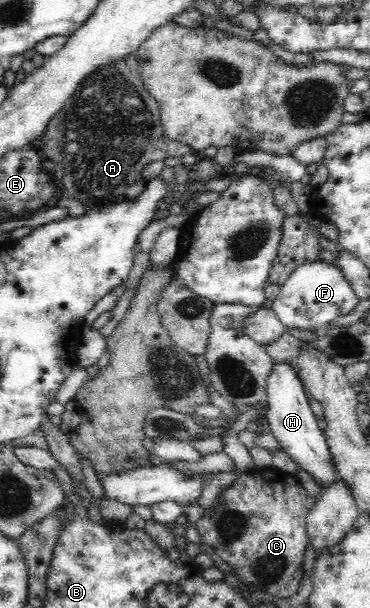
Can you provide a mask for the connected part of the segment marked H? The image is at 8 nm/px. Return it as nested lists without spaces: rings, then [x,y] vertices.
[[[274,361],[265,386],[266,402],[265,418],[269,423],[270,432],[273,433],[282,451],[292,457],[300,468],[314,477],[323,488],[332,484],[339,475],[332,469],[332,459],[326,443],[324,430],[318,426],[319,420],[314,416],[308,403],[309,394],[302,380],[292,368],[290,361]]]

